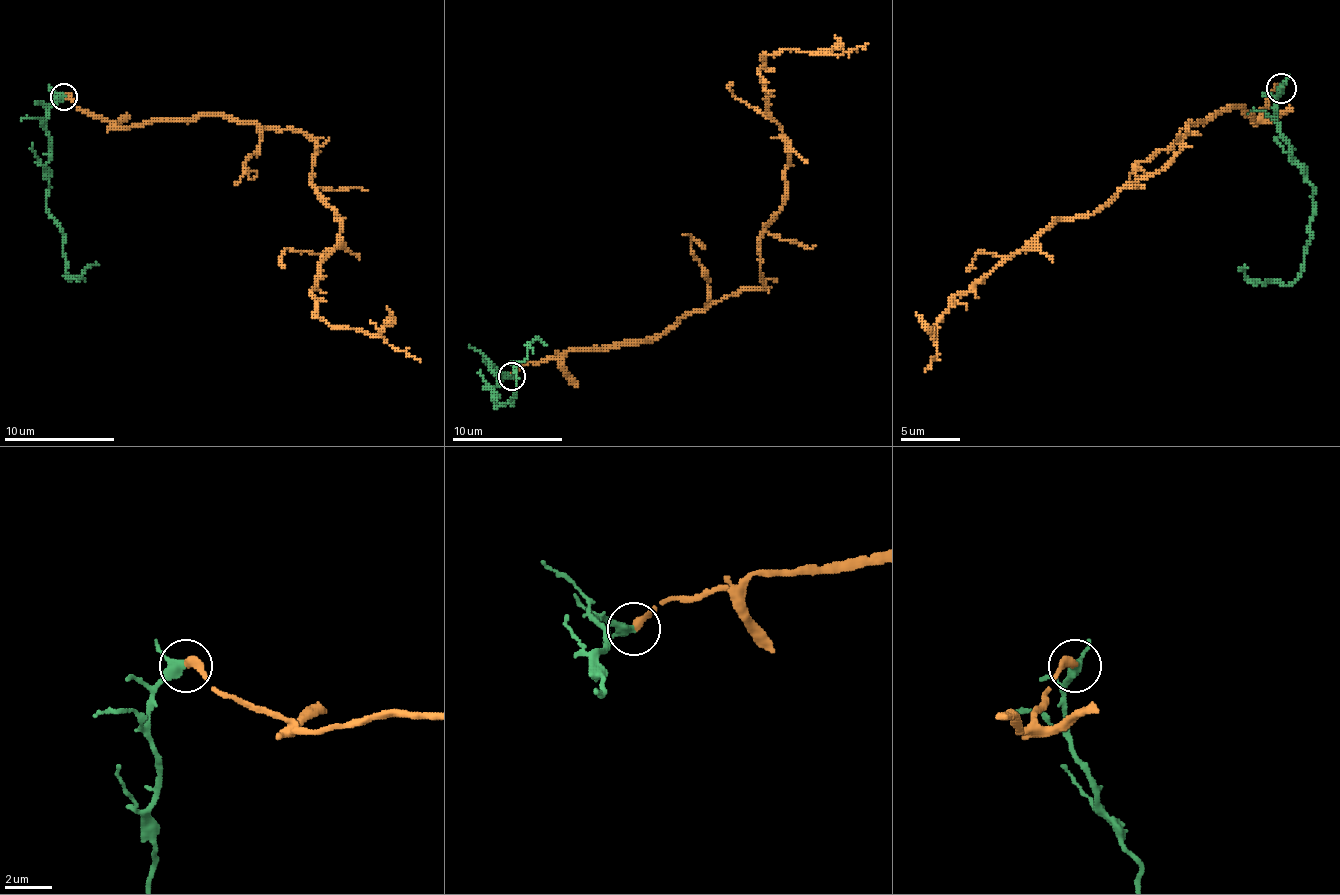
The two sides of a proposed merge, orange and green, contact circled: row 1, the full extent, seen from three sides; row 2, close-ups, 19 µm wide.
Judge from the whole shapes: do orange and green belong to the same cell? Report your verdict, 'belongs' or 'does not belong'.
belongs

